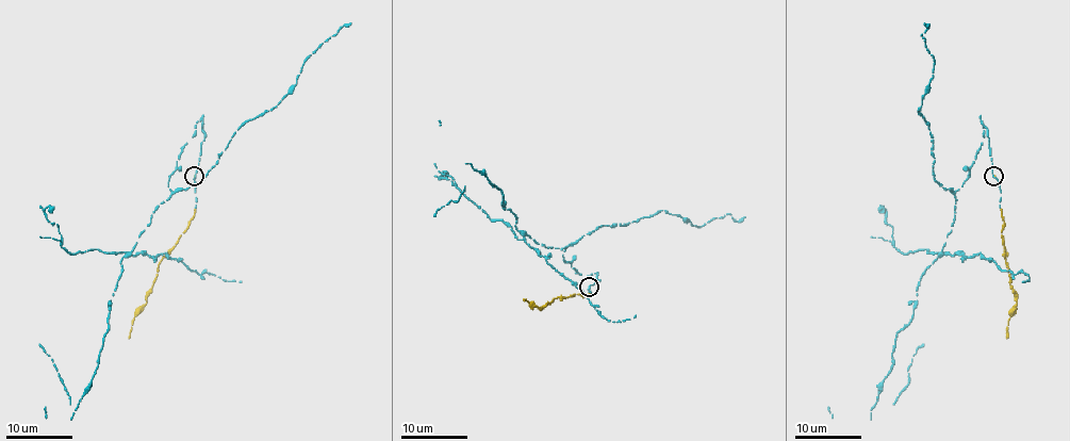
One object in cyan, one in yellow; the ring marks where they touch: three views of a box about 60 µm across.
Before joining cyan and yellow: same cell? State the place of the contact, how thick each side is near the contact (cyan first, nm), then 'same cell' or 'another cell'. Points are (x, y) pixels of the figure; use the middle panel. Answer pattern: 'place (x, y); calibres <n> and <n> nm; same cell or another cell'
place (589, 287); calibres 220 and 100 nm; another cell

